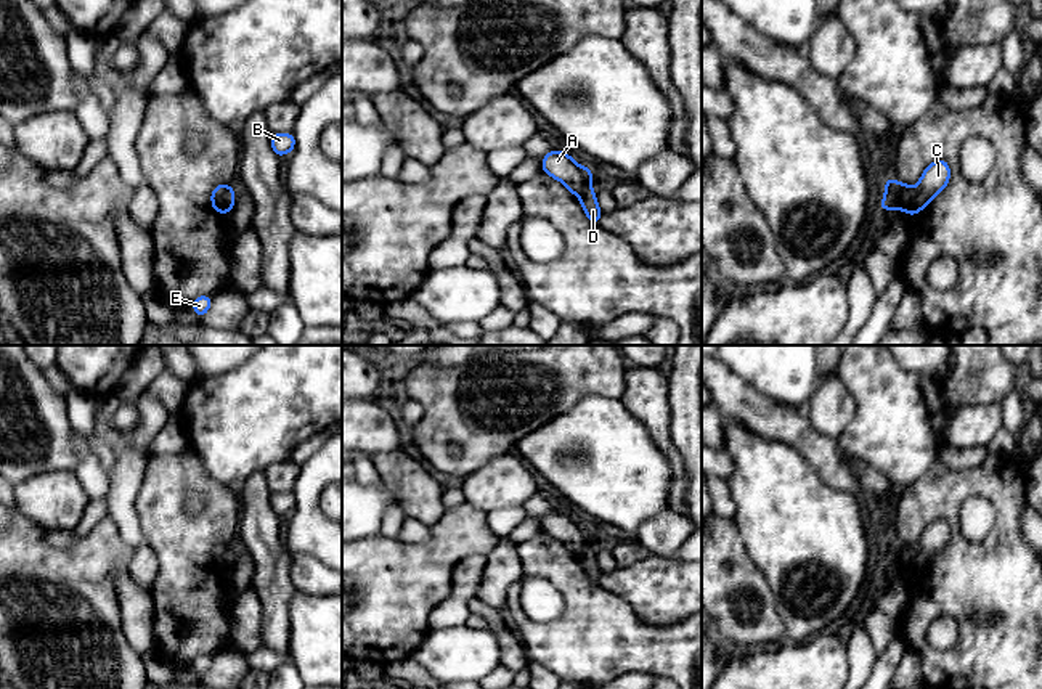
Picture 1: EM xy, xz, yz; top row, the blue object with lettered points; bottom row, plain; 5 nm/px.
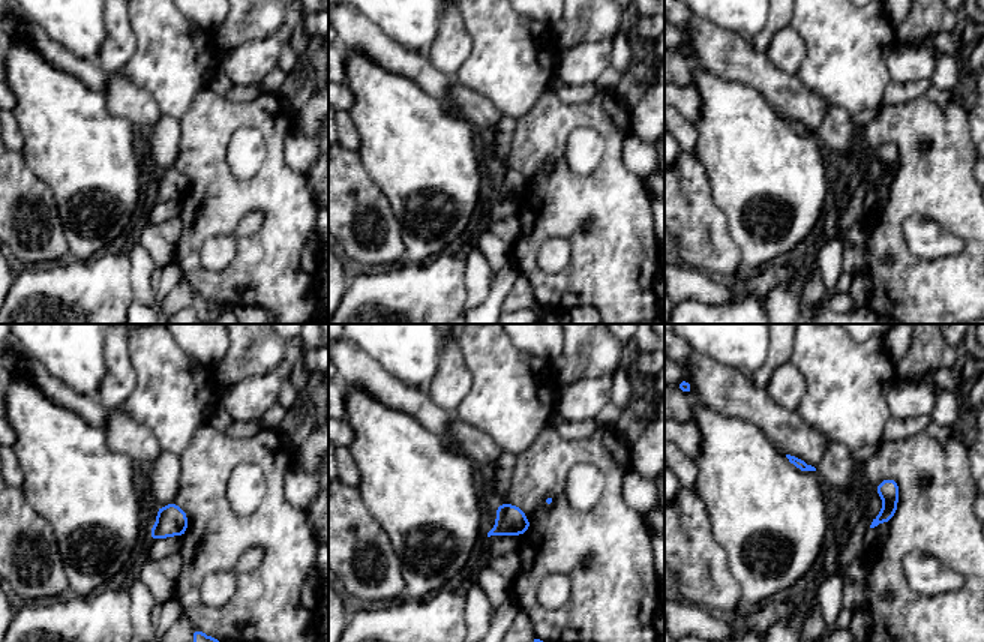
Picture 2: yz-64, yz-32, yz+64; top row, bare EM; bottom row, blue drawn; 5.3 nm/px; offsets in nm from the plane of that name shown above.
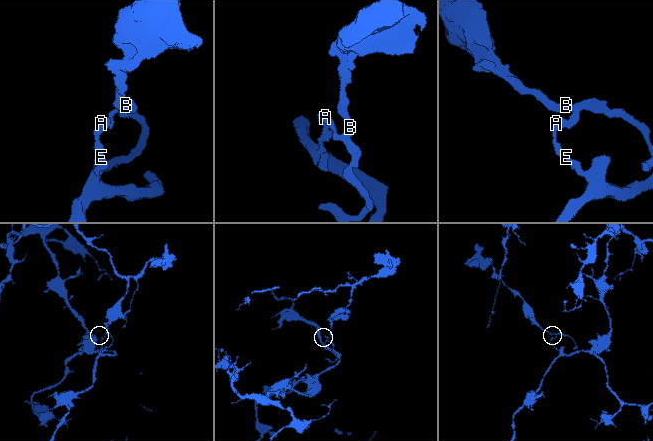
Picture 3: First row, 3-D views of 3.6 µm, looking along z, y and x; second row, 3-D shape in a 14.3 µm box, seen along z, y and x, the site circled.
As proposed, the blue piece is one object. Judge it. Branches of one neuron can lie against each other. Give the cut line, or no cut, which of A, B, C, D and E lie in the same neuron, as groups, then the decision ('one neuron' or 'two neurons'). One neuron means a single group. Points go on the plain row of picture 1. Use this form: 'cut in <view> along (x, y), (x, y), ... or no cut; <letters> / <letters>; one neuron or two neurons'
cut in yz along (914, 548), (903, 569); A E / B C D; two neurons

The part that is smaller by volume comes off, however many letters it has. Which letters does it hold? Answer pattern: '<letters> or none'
B, C, D

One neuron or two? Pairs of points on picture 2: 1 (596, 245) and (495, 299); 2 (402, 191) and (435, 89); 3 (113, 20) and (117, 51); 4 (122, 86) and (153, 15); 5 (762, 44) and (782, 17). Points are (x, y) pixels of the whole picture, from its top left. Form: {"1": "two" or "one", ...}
{"1": "two", "2": "two", "3": "one", "4": "two", "5": "one"}

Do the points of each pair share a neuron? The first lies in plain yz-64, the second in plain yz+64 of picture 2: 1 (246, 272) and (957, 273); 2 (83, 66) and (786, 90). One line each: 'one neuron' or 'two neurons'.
1: one neuron
2: one neuron

